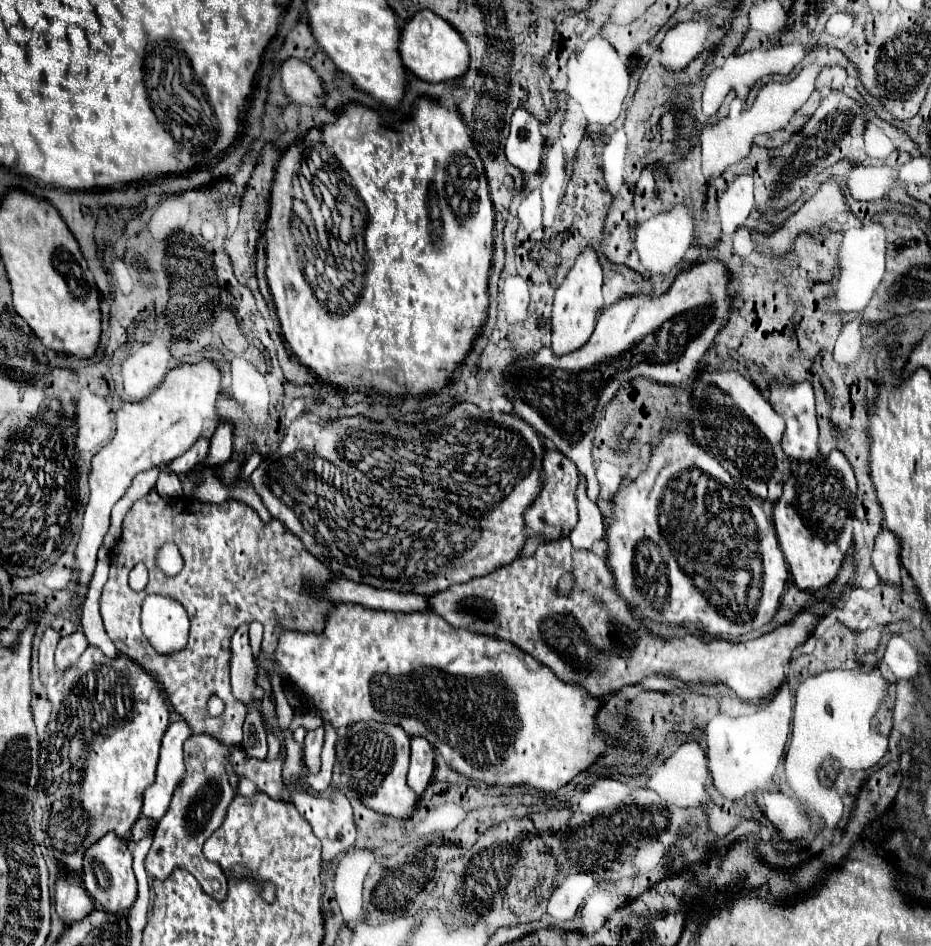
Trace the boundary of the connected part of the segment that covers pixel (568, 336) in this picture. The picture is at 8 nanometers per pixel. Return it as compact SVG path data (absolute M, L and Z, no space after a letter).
M583 247L581 253L577 255L575 265L571 267L565 281L561 283L561 287L555 293L553 315L551 315L551 323L553 323L551 347L553 347L553 351L557 351L557 355L575 351L577 347L581 347L583 343L589 341L589 337L595 329L597 313L605 307L601 289L603 289L603 265L599 261L599 255L593 247Z

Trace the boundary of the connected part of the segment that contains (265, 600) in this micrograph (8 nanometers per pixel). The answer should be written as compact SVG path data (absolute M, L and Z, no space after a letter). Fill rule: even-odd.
M153 489L143 499L135 501L135 505L129 509L125 517L123 529L125 531L123 531L121 541L111 551L109 581L105 583L103 597L101 597L101 615L103 615L107 635L111 637L119 653L131 657L143 669L149 669L151 675L159 679L173 707L177 709L181 717L187 719L195 735L209 735L227 747L239 747L239 741L243 739L241 727L245 721L245 705L237 701L231 693L231 683L229 683L229 653L231 653L229 639L231 635L235 633L239 625L259 621L265 627L263 649L267 651L267 655L273 655L275 641L279 639L283 631L319 633L323 629L323 619L331 603L319 603L319 601L309 599L309 595L303 589L303 583L309 581L313 585L323 585L331 579L331 571L321 561L317 561L313 555L309 555L309 551L299 541L299 537L293 537L293 533L285 525L281 525L277 519L273 519L273 523L263 523L261 517L249 505L245 505L243 501L235 501L235 499L205 507L205 503L193 503L193 499L183 495L183 499L177 499L177 503L165 503ZM165 541L173 541L183 555L185 565L177 577L163 575L161 569L155 565L155 553ZM137 563L145 563L149 571L149 583L139 593L135 593L127 583L129 571ZM151 593L163 595L163 597L179 597L179 603L185 607L189 621L191 621L189 641L185 649L177 653L161 655L151 647L151 643L143 635L141 603ZM211 695L219 695L221 701L225 703L225 713L219 717L207 715L207 699Z

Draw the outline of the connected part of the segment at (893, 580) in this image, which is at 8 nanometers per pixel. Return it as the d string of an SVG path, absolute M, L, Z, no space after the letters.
M883 527L875 539L873 567L877 569L881 581L889 585L899 585L901 581L901 539Z

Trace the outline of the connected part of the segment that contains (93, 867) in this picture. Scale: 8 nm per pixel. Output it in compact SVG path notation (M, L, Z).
M107 833L103 839L99 839L95 845L91 845L85 851L83 857L83 885L87 893L103 907L103 911L109 913L121 913L127 911L135 899L137 899L137 881L131 869L131 853L127 849L127 843L117 837L115 833Z

